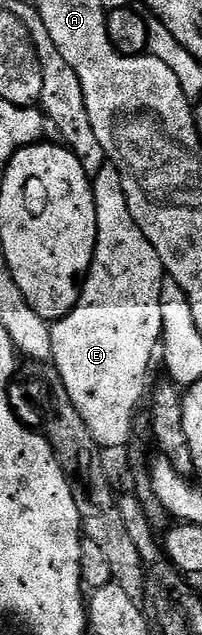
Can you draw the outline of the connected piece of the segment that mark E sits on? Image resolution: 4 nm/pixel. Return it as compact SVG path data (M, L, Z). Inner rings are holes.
M107 164L96 178L91 179L91 184L98 220L94 260L90 264L87 278L84 279L84 286L80 289L80 299L76 307L65 318L51 323L50 340L54 369L69 393L74 408L85 420L94 440L109 452L131 440L132 417L136 414L136 405L143 398L145 401L146 391L149 389L148 369L152 366L152 357L155 354L157 357L158 347L164 337L160 297L166 275L158 252L154 252L154 244L150 244L143 232L132 224L116 169Z

